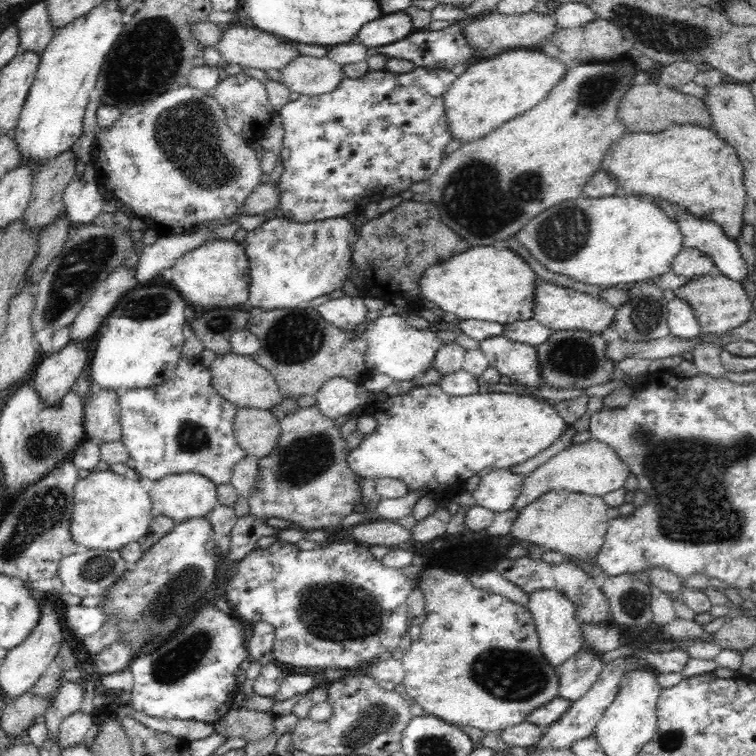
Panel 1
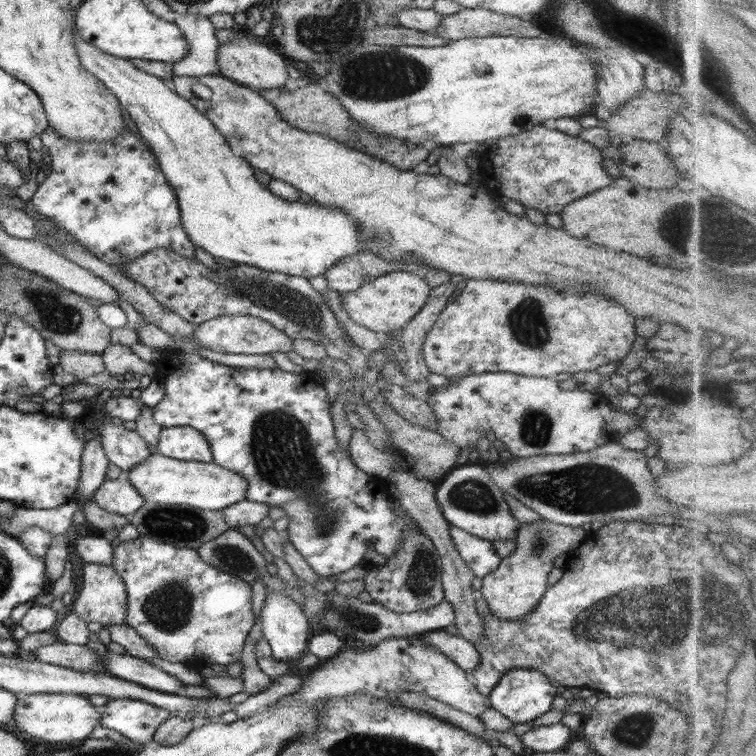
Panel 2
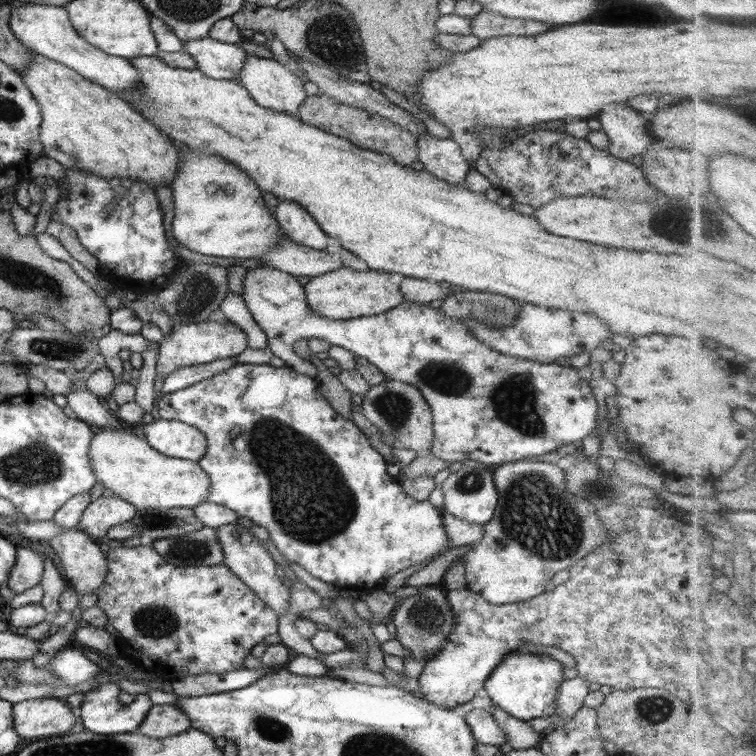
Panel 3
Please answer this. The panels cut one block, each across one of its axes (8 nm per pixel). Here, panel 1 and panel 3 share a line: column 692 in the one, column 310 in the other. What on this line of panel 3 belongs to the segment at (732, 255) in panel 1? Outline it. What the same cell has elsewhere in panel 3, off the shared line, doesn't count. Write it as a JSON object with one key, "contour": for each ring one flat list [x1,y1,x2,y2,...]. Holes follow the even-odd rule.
{"contour":[[280,200,273,215,288,239,316,250,326,248,329,236,297,202]]}

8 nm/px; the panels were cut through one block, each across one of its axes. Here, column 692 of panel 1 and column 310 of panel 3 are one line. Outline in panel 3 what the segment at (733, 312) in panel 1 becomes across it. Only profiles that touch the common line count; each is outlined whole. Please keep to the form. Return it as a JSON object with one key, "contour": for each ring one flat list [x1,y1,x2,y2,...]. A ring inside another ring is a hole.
{"contour":[[346,266,326,272,326,275,312,277,304,286,304,291,310,311,334,321,378,316,392,308,398,308,406,301,400,291,400,285,390,280,389,273,371,269,357,271]]}

